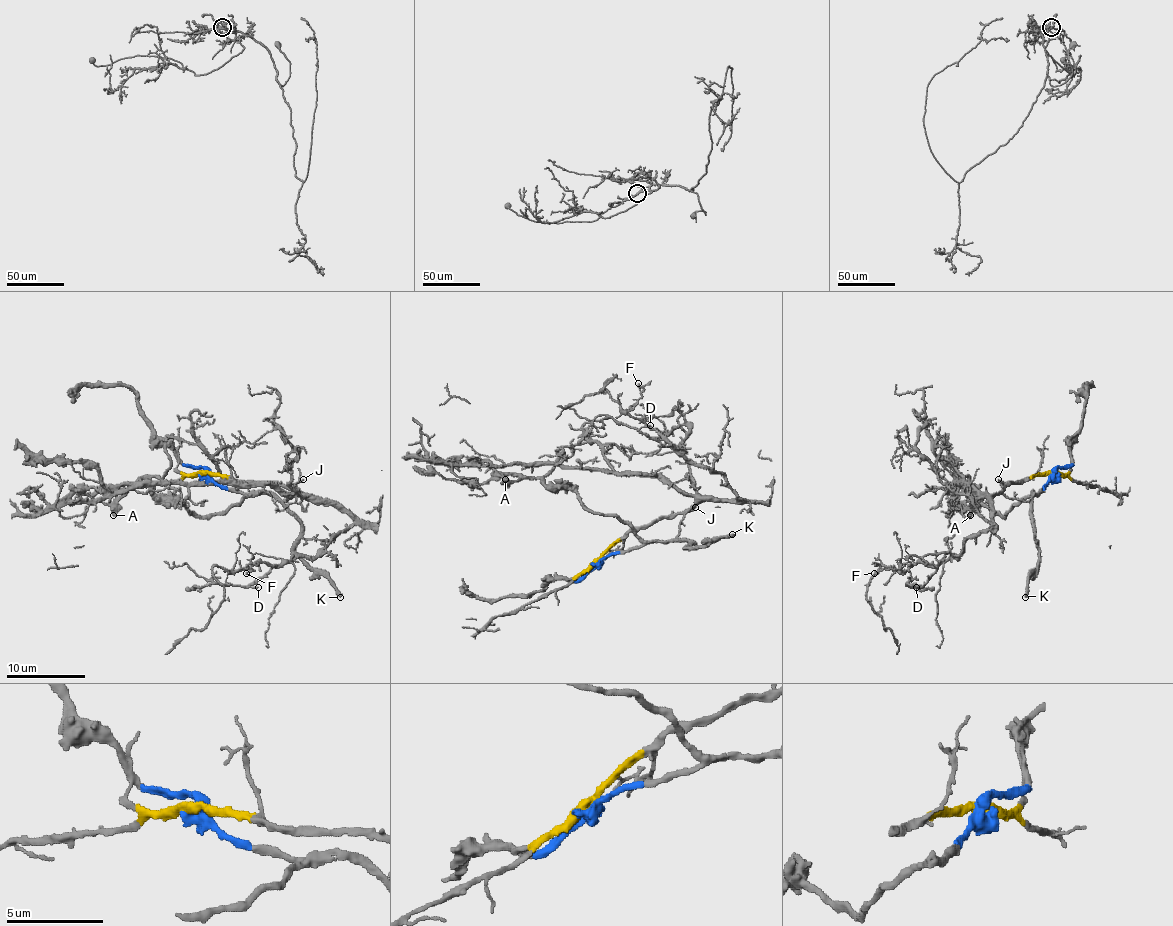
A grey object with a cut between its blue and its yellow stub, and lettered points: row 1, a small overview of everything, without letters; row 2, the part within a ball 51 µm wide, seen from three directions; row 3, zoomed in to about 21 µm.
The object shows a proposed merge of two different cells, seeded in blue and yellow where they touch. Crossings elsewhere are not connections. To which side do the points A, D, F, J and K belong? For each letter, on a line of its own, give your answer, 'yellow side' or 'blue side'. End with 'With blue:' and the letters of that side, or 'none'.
A: blue side
D: yellow side
F: yellow side
J: yellow side
K: blue side
With blue: A, K

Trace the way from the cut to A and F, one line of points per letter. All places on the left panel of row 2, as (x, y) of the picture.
A: (205, 470), (219, 484), (248, 496), (219, 514), (197, 516), (139, 478), (118, 502), (114, 516)
F: (205, 472), (268, 480), (312, 500), (333, 500), (353, 520), (314, 556), (236, 571), (246, 573)

